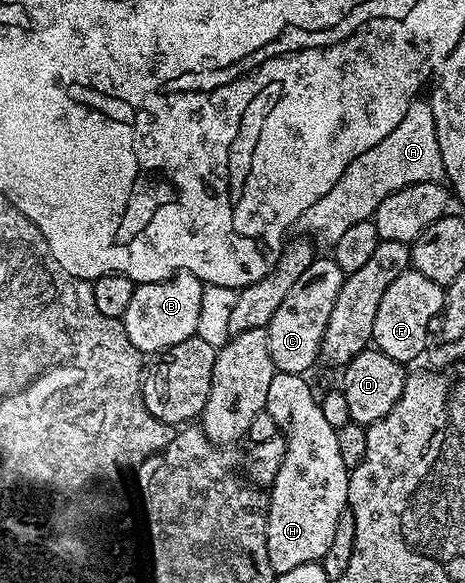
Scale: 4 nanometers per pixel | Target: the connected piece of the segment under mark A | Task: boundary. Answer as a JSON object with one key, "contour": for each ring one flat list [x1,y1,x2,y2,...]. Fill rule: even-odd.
{"contour":[[417,98,410,102,402,122,398,122,398,126,394,126,394,130,390,130,390,134,386,134,378,146,370,146,366,154,358,154,358,158,346,166,342,178,334,182,330,194,322,194,322,198,318,198,318,202,314,202,314,206,302,214,299,231,310,234,317,245,334,245,347,228,354,226,354,222,373,219,382,198,394,194,394,190,422,182,439,184,444,179,444,163,442,150,438,150,434,110,427,99]]}

